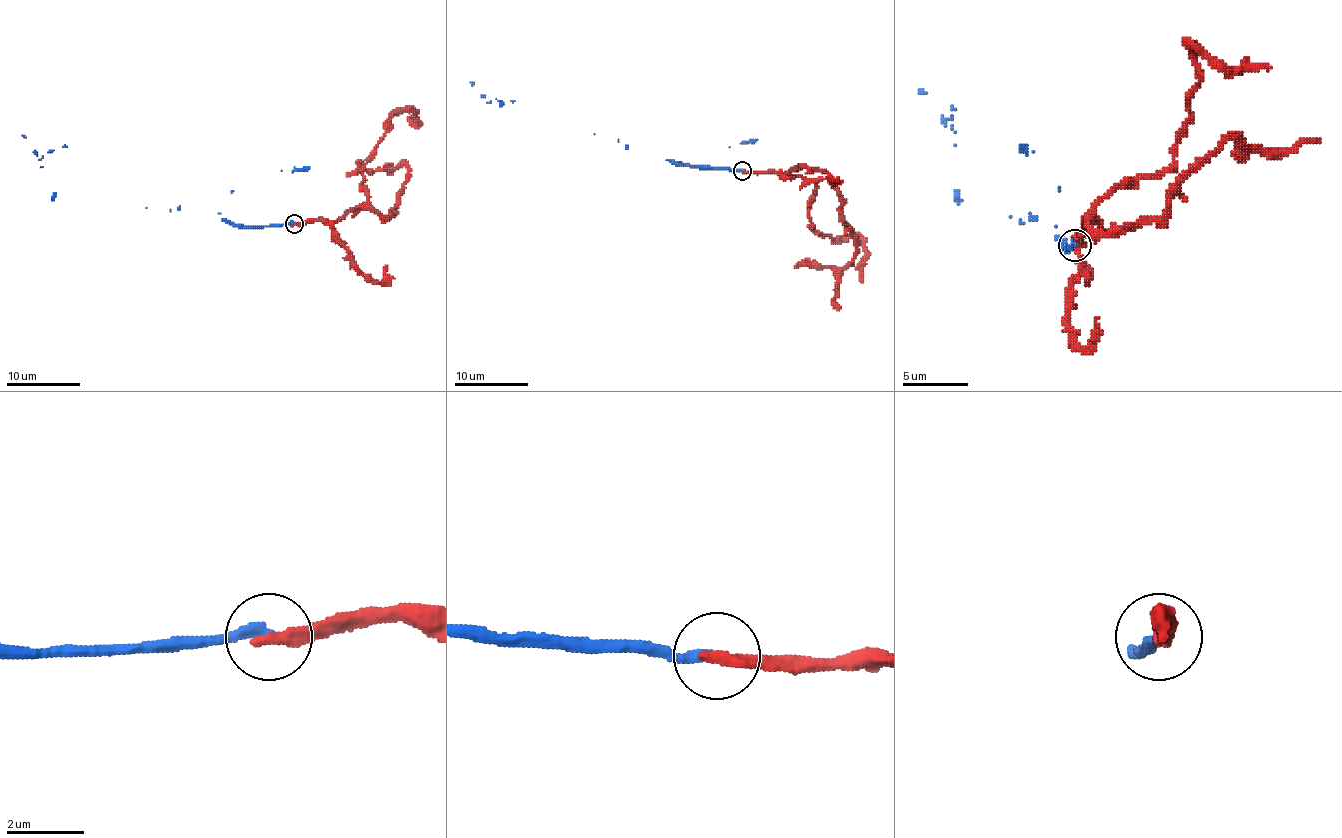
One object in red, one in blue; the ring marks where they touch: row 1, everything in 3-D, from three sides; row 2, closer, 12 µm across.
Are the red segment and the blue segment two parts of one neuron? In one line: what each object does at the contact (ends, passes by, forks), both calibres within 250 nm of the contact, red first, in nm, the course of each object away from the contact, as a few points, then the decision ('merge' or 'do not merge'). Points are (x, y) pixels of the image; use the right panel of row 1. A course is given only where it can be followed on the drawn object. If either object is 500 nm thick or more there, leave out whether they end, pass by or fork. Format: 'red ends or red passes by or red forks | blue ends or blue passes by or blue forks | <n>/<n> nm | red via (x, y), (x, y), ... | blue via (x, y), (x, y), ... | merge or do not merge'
red ends | blue ends | 340/260 nm | red via (1075, 246), (1098, 204), (1173, 165), (1173, 145), (1199, 83), (1192, 48), (1225, 64), (1271, 67) | blue via (1075, 246), (1066, 246), (1056, 236), (1056, 226), (1010, 217), (952, 116), (952, 126), (945, 126), (919, 90) | do not merge

